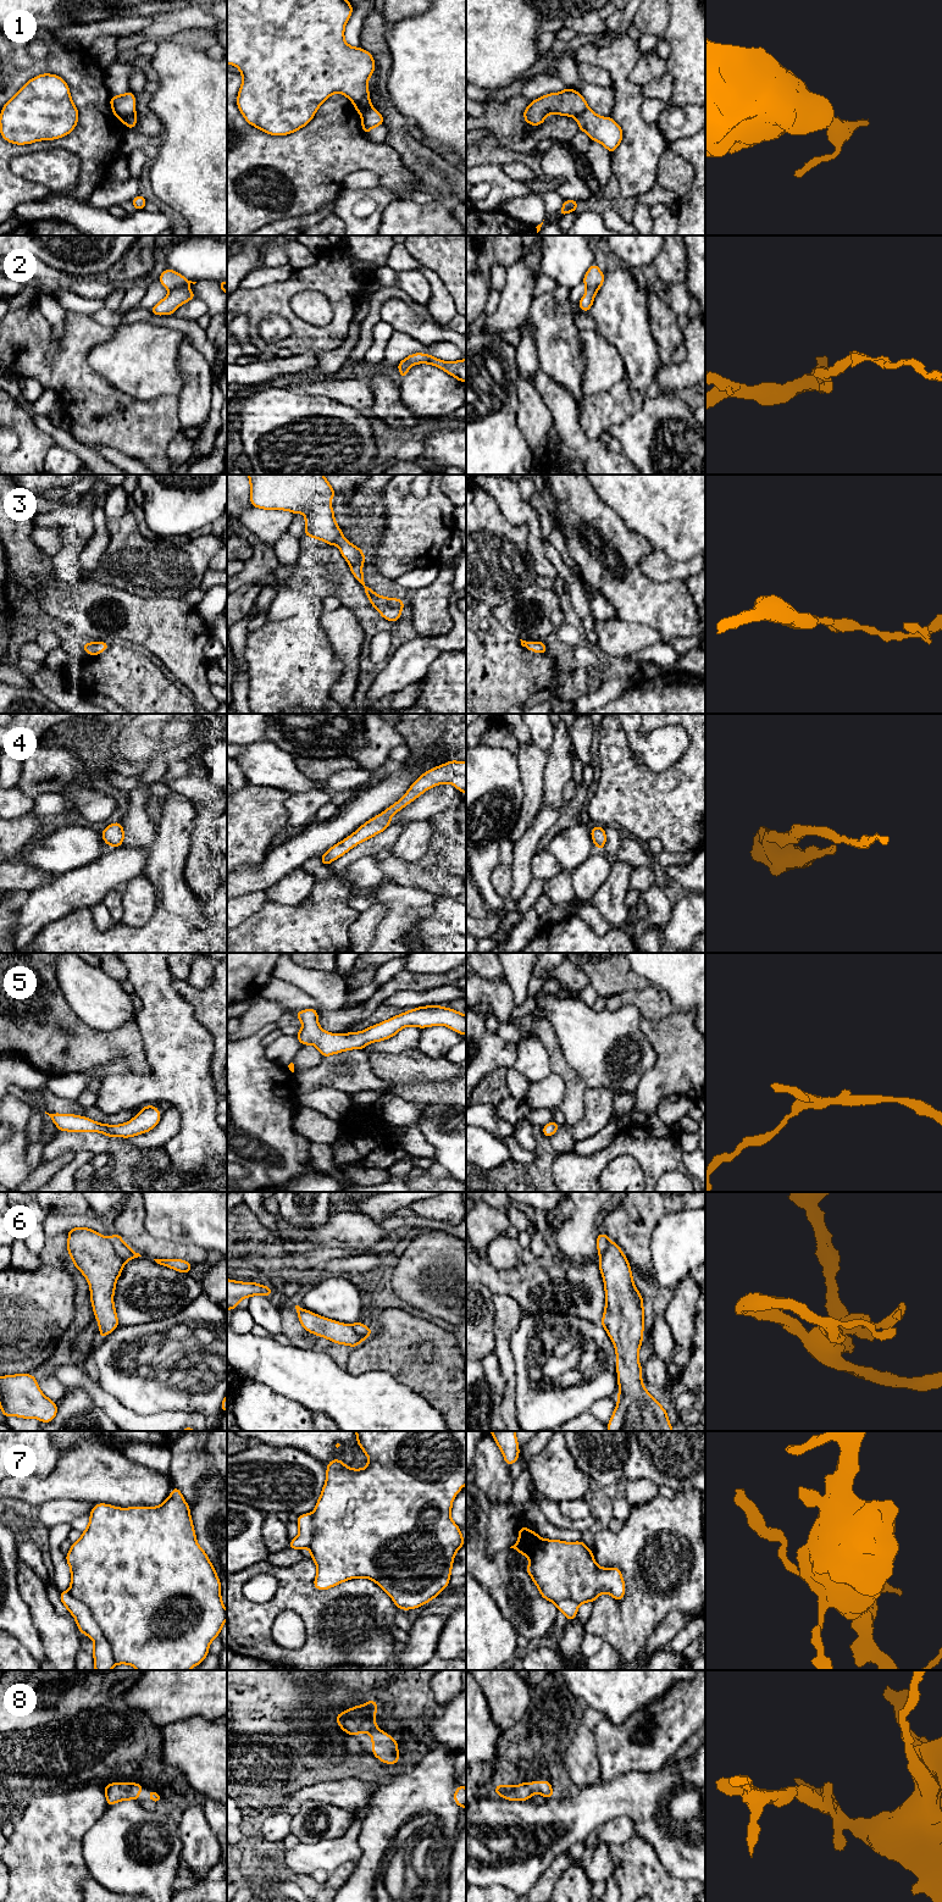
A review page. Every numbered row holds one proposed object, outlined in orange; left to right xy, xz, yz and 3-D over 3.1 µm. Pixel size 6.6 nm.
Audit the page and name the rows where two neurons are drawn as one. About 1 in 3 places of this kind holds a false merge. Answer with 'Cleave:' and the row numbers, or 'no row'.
Cleave: 1, 6, 7

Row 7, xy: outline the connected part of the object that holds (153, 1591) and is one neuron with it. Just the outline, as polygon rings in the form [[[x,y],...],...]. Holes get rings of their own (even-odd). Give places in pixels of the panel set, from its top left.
[[[176,1485],[168,1498],[159,1507],[117,1508],[104,1503],[95,1504],[90,1512],[88,1527],[82,1532],[82,1537],[72,1543],[71,1549],[66,1554],[66,1560],[71,1569],[68,1592],[90,1609],[104,1637],[112,1648],[116,1664],[128,1664],[137,1670],[190,1670],[193,1667],[199,1665],[209,1654],[210,1643],[215,1637],[220,1636],[220,1631],[227,1619],[227,1610],[221,1598],[220,1579],[209,1557],[196,1542],[190,1508]]]

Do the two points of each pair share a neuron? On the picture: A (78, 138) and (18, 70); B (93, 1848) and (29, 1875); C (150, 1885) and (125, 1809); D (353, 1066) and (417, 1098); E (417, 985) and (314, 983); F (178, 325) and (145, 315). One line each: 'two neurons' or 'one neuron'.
A: one neuron
B: two neurons
C: one neuron
D: one neuron
E: two neurons
F: one neuron

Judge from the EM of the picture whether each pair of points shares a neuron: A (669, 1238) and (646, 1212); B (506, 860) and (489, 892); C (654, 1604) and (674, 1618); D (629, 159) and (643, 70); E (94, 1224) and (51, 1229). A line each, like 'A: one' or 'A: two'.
A: two
B: two
C: two
D: two
E: one

